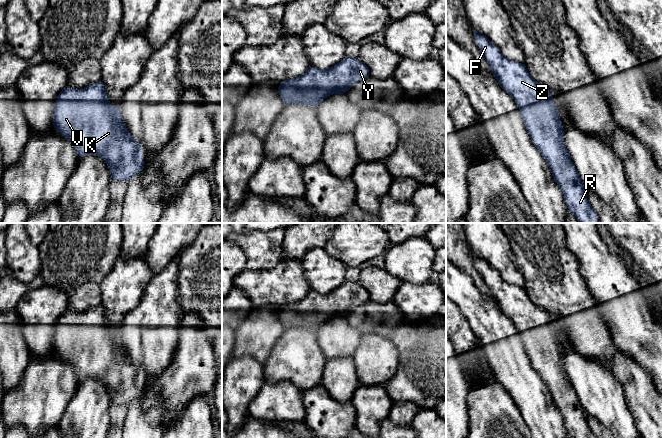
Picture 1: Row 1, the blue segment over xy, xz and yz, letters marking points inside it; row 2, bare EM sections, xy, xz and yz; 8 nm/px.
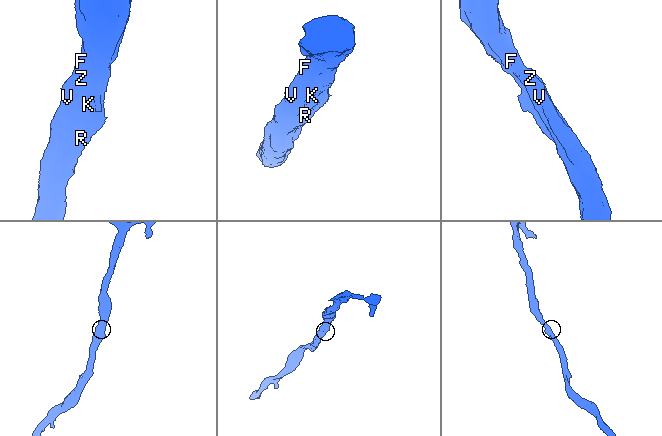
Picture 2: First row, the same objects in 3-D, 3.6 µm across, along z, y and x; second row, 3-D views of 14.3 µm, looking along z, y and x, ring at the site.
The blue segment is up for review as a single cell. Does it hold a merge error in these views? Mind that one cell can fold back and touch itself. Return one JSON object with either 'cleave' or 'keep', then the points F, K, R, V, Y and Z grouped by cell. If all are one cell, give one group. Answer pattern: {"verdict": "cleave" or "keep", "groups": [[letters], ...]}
{"verdict": "keep", "groups": [["F", "K", "R", "V", "Y", "Z"]]}

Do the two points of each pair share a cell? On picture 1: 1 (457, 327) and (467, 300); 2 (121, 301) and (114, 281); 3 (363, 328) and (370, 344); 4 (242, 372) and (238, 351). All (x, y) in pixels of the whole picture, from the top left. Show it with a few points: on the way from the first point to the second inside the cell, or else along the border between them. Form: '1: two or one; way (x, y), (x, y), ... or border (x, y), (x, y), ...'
1: two; border (456, 304), (474, 334)
2: one; way (120, 296), (119, 286)
3: two; border (362, 334), (376, 334), (389, 339)
4: two; border (233, 356), (253, 356), (261, 364)

